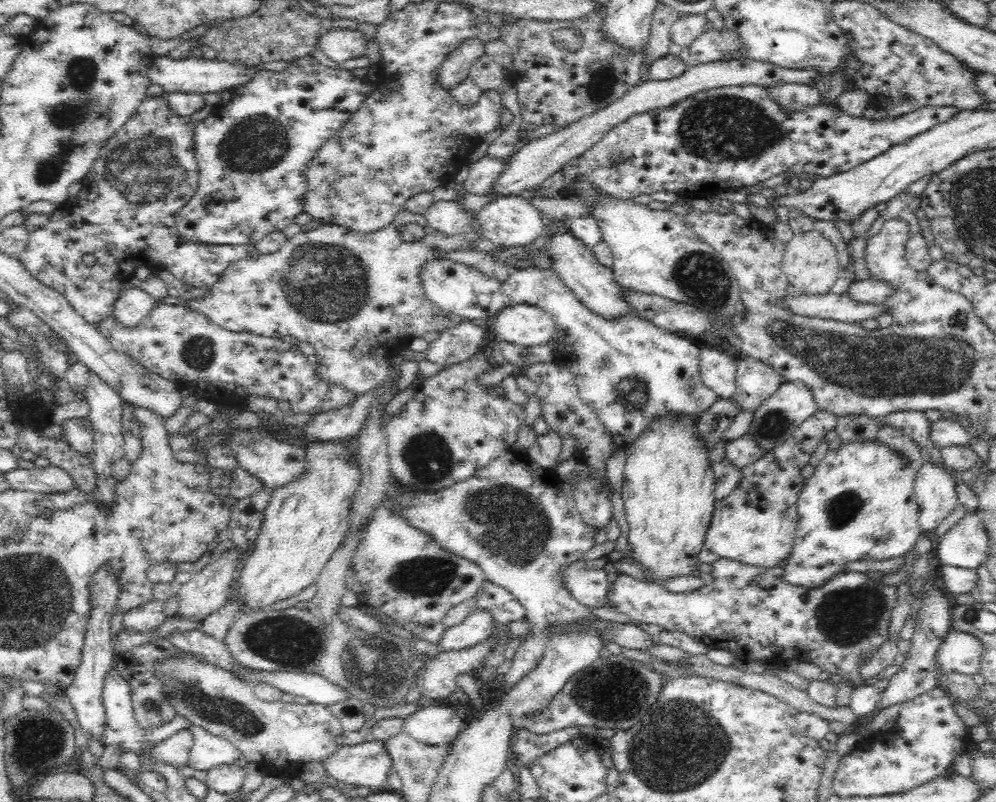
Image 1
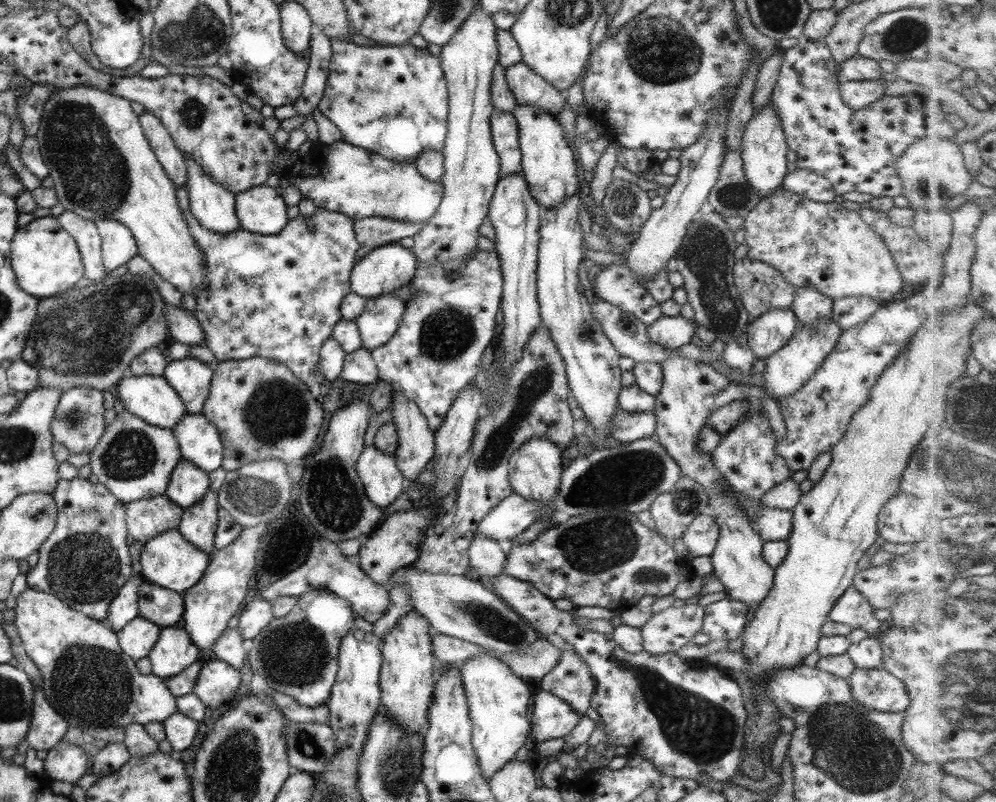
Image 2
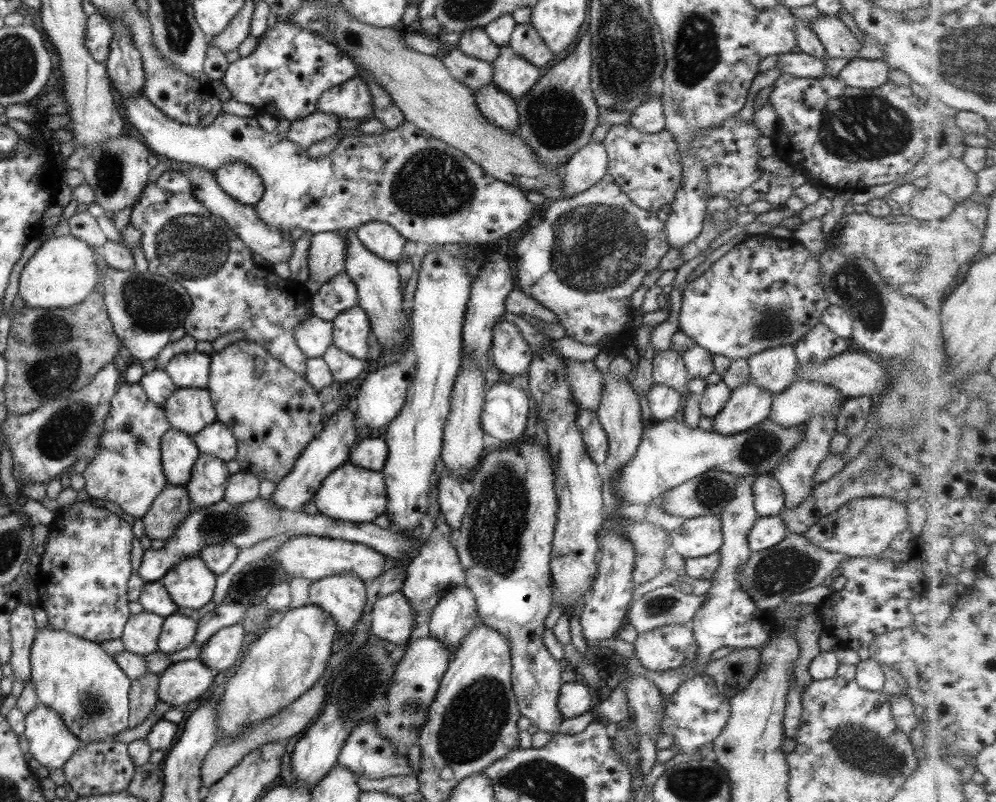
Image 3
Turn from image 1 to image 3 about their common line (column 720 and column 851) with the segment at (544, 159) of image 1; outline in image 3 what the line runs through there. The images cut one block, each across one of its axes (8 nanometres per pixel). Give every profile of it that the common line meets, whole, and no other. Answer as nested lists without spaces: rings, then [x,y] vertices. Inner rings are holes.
[[[851,59],[837,78],[851,88],[877,88],[888,82],[889,67],[880,59]]]

